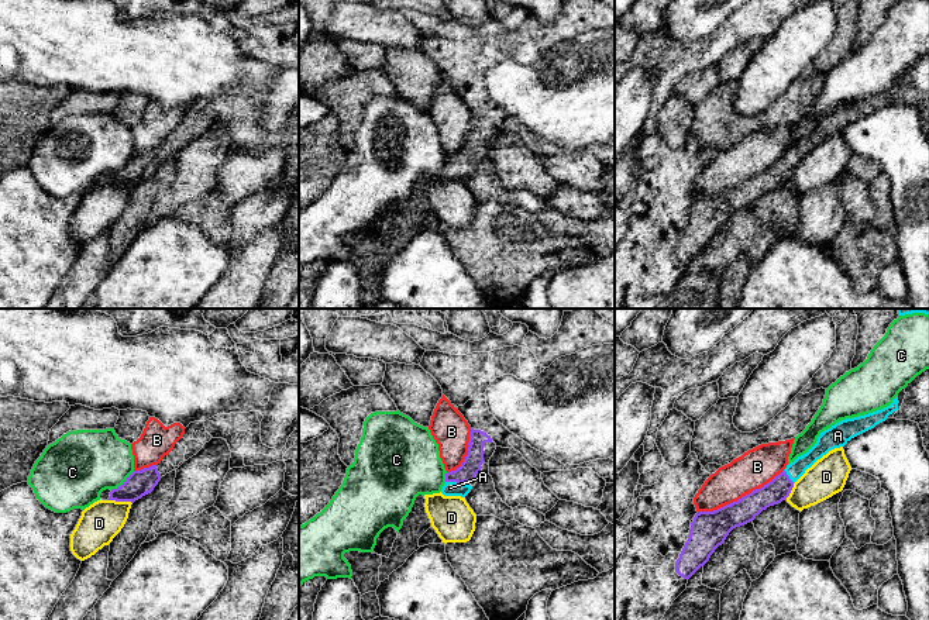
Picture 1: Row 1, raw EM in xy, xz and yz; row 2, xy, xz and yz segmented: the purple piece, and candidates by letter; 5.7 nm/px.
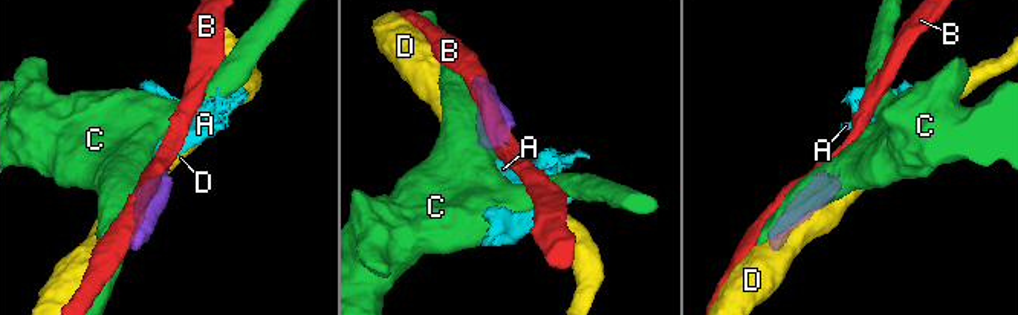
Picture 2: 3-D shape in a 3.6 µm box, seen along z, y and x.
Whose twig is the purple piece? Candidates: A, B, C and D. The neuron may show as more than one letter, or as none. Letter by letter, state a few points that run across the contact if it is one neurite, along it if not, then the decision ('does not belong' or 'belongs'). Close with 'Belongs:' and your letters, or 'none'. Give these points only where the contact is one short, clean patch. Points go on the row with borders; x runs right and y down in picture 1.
A: line xz (471, 465), (453, 481), (450, 488); belongs
B: does not belong
C: does not belong
D: line xy (109, 499), (131, 503); does not belong
Belongs: A

